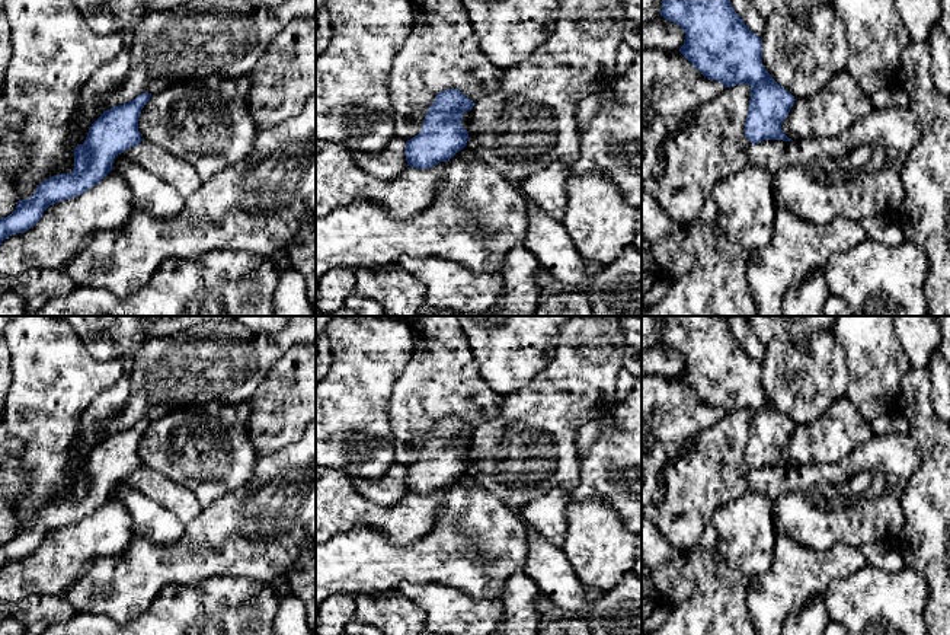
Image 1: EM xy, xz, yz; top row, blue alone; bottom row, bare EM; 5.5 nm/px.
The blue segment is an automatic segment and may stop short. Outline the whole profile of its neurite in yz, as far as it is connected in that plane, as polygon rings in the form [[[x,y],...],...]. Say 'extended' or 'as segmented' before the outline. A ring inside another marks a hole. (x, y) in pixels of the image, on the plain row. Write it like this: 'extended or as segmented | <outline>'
as segmented | [[[658,316],[662,322],[660,342],[676,350],[685,358],[684,371],[679,379],[707,405],[720,408],[725,414],[735,411],[749,411],[751,425],[745,449],[746,465],[757,472],[762,466],[783,466],[793,468],[783,456],[781,450],[787,444],[794,422],[781,414],[762,390],[762,366],[749,357],[741,342],[735,338],[729,328],[727,316]]]

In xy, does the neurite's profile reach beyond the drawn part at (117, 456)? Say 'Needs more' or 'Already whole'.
Already whole

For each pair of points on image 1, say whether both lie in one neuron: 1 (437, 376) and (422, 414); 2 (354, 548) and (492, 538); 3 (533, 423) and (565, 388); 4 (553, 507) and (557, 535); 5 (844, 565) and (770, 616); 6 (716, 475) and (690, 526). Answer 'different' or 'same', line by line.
1: same
2: same
3: same
4: same
5: same
6: same

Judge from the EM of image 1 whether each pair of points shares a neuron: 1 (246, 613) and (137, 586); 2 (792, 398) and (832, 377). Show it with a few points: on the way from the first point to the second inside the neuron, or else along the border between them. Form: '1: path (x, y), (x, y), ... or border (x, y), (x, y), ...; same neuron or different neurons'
1: border (194, 583), (168, 584), (137, 616); different neurons
2: path (802, 388), (812, 377), (822, 377); same neuron

